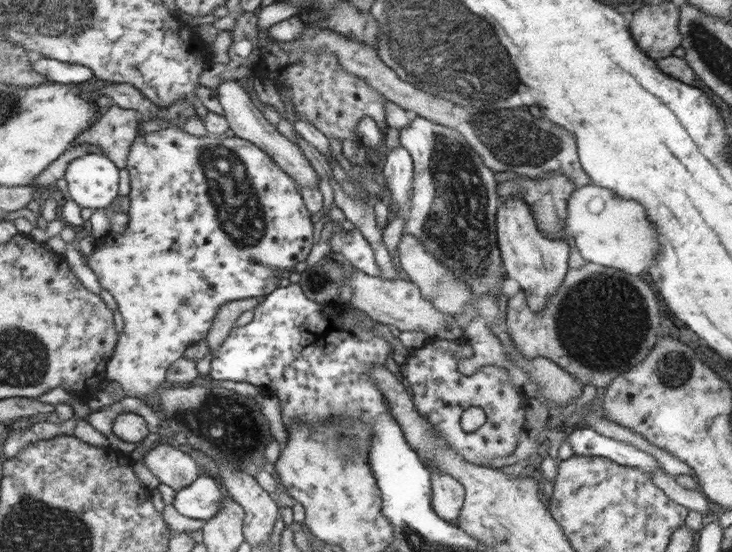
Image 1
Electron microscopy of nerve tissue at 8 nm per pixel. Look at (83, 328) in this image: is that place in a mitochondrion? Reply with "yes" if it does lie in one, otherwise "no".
no

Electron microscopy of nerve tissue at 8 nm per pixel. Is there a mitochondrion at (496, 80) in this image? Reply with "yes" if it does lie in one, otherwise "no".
yes

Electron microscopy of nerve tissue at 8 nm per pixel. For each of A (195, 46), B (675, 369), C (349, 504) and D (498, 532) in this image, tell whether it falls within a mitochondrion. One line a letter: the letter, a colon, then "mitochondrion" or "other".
A: other
B: mitochondrion
C: other
D: mitochondrion

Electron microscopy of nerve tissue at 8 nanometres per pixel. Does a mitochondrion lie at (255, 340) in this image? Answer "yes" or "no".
no

